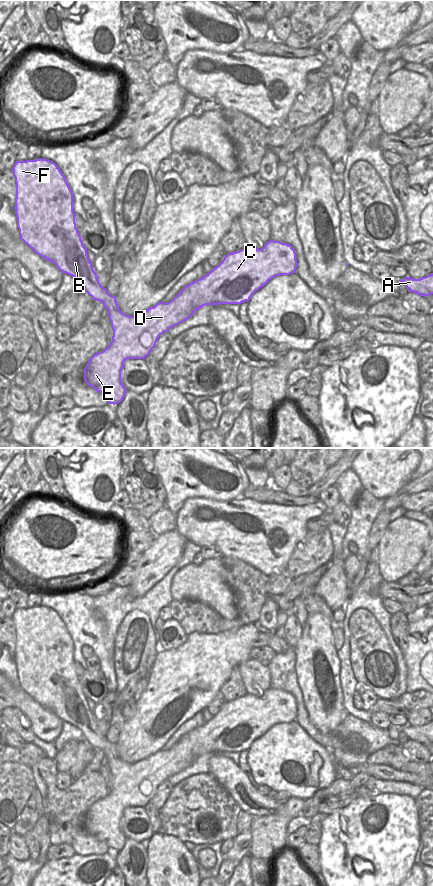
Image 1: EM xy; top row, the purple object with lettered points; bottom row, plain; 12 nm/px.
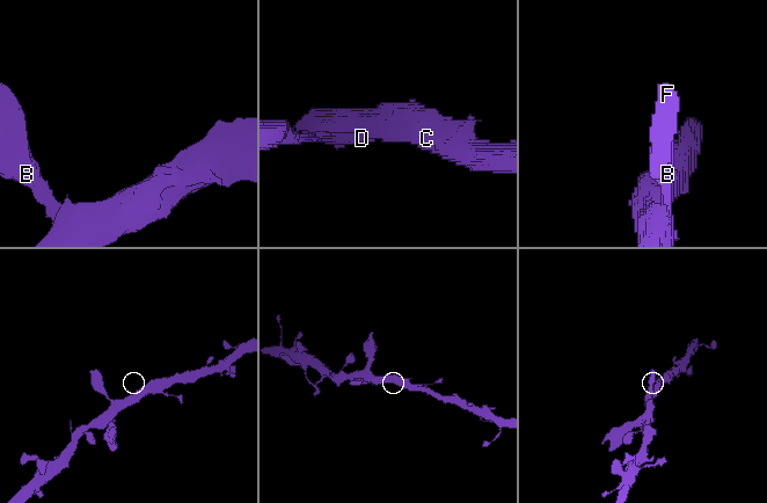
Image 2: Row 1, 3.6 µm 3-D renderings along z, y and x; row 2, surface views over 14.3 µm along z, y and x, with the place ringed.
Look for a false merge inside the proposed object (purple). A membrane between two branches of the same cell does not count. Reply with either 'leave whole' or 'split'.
leave whole

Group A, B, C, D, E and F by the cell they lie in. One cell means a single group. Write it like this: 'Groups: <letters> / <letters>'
Groups: A B C D E F.

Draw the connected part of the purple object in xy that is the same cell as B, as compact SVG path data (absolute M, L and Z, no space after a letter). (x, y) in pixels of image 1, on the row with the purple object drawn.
M47 159L16 161L12 173L16 183L15 214L20 240L28 245L33 252L52 262L62 272L79 280L84 290L95 301L100 301L108 310L109 320L113 330L112 341L101 352L94 354L84 368L84 381L91 388L103 393L108 398L108 404L122 402L126 388L121 382L121 370L127 359L145 359L155 347L160 335L170 328L190 318L194 312L205 305L241 304L249 301L252 295L268 283L275 276L290 275L296 272L296 252L291 245L280 241L270 240L263 248L257 249L246 245L243 249L227 253L222 262L208 274L186 285L171 301L159 302L136 315L126 315L120 311L116 296L112 296L99 283L96 272L92 268L87 249L84 247L81 236L76 228L75 213L73 211L73 193L58 166Z

